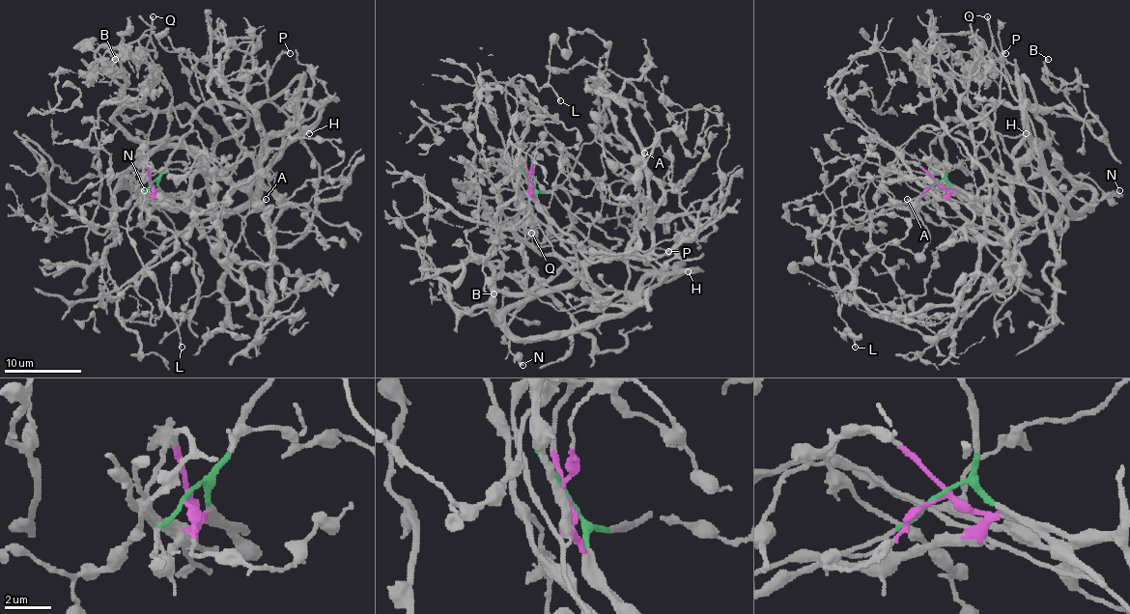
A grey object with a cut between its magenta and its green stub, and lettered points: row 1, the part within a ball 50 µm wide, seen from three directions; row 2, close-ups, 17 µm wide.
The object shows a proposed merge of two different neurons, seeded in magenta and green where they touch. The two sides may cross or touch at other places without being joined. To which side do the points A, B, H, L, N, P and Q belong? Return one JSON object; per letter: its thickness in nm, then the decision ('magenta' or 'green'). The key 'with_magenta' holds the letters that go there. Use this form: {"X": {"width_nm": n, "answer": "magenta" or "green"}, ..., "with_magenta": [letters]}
{"A": {"width_nm": 240, "answer": "green"}, "B": {"width_nm": 200, "answer": "magenta"}, "H": {"width_nm": 380, "answer": "green"}, "L": {"width_nm": 150, "answer": "green"}, "N": {"width_nm": 260, "answer": "magenta"}, "P": {"width_nm": 170, "answer": "green"}, "Q": {"width_nm": 200, "answer": "green"}, "with_magenta": ["B", "N"]}

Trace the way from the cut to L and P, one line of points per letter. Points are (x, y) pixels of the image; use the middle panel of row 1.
L: (529, 181), (520, 164), (506, 86), (516, 76), (527, 76), (539, 90), (549, 86), (560, 100)
P: (529, 181), (539, 191), (560, 187), (570, 222), (634, 266), (651, 266), (651, 249), (668, 251)

